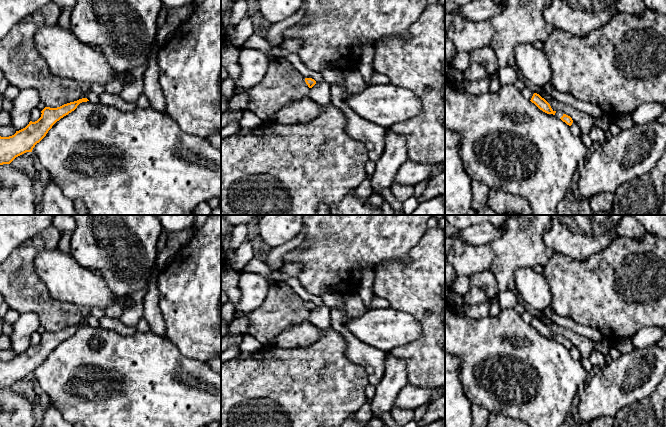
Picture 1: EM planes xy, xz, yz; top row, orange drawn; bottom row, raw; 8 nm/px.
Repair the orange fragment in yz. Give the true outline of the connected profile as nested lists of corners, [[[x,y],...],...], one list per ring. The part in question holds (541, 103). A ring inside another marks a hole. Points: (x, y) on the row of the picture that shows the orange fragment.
[[[534,93],[530,101],[534,103],[543,112],[547,114],[553,114],[557,118],[560,118],[567,125],[569,126],[572,125],[573,120],[570,116],[564,114],[562,111],[553,111],[550,104],[544,98],[542,98],[539,94]]]

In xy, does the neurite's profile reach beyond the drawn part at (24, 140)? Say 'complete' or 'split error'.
complete

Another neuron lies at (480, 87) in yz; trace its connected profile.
[[[487,76],[479,81],[466,81],[463,80],[463,87],[465,91],[472,95],[482,95],[486,92],[489,92],[491,78]]]

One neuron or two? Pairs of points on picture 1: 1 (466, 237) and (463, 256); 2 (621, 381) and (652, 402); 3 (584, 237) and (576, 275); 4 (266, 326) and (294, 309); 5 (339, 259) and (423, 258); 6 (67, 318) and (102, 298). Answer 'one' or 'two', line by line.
1: two
2: two
3: two
4: one
5: two
6: two

